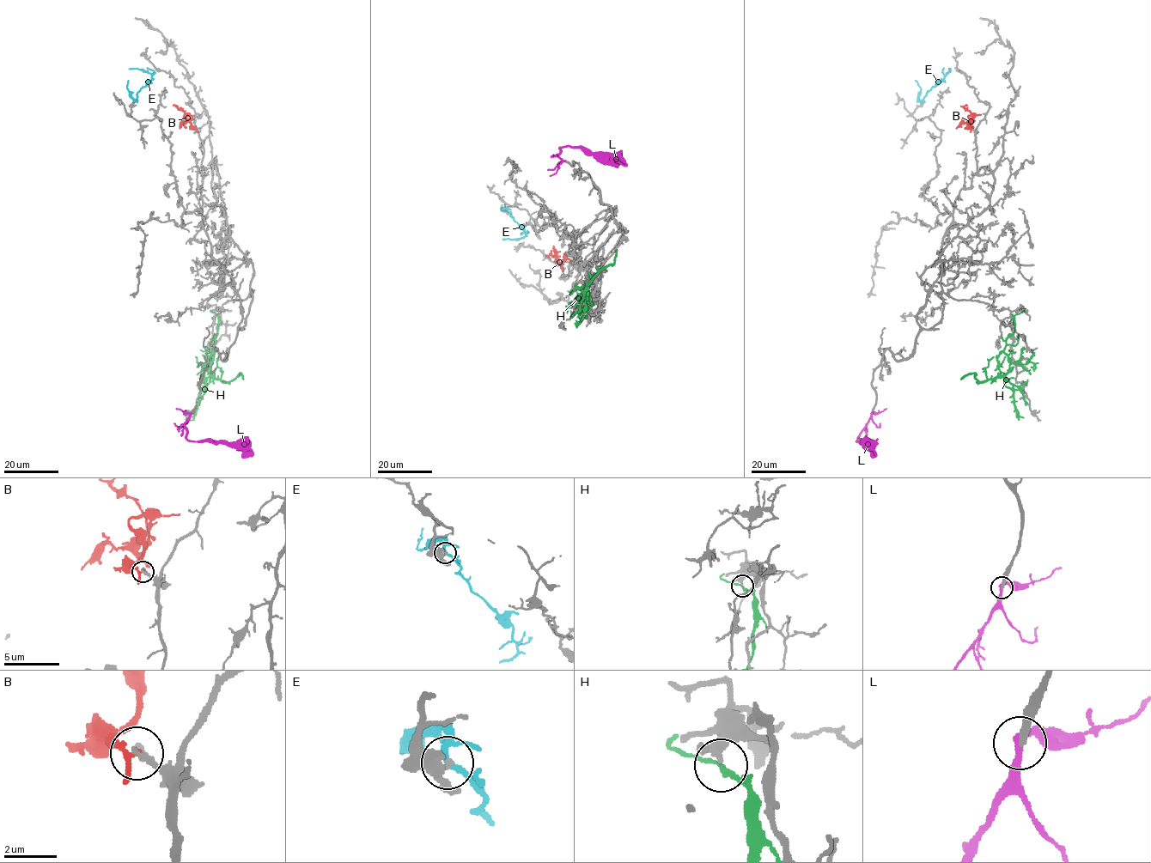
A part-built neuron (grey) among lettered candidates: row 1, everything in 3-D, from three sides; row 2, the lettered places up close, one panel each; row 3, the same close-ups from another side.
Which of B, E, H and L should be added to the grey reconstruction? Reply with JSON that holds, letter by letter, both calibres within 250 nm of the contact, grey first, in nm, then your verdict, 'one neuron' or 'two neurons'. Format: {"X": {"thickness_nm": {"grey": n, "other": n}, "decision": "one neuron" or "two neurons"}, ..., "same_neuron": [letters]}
{"B": {"thickness_nm": {"grey": 200, "other": 200}, "decision": "two neurons"}, "E": {"thickness_nm": {"grey": 170, "other": 200}, "decision": "two neurons"}, "H": {"thickness_nm": {"grey": 220, "other": 150}, "decision": "two neurons"}, "L": {"thickness_nm": {"grey": 280, "other": 280}, "decision": "one neuron"}, "same_neuron": ["L"]}

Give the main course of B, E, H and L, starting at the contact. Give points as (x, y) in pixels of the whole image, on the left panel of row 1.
B: (196, 129), (184, 116), (185, 112), (173, 106)
E: (134, 100), (139, 90), (150, 82), (151, 75), (137, 69), (129, 69)
H: (215, 312), (218, 316), (218, 331), (210, 374), (231, 381), (240, 373), (243, 379)
L: (191, 413), (185, 425), (186, 438), (190, 440), (237, 445), (253, 454)

